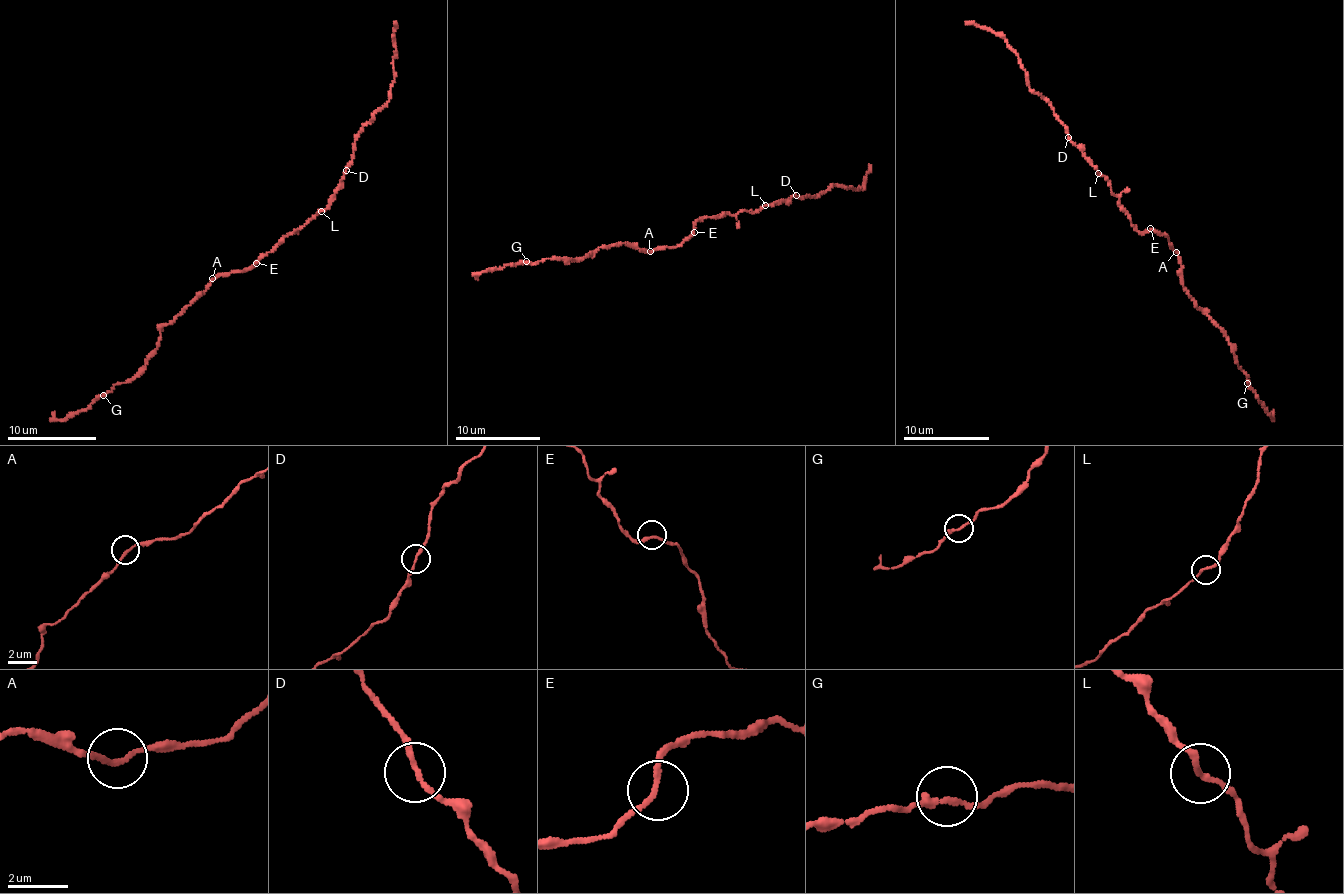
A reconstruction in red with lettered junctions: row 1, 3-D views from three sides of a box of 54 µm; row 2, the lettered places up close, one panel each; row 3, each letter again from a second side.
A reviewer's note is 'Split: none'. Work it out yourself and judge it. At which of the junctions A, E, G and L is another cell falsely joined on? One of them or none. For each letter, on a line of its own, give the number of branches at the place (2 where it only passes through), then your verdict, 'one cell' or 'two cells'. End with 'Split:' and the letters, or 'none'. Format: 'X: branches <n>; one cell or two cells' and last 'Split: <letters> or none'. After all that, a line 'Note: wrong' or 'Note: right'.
A: branches 2; one cell
E: branches 2; one cell
G: branches 2; one cell
L: branches 2; two cells
Split: L
Note: wrong

